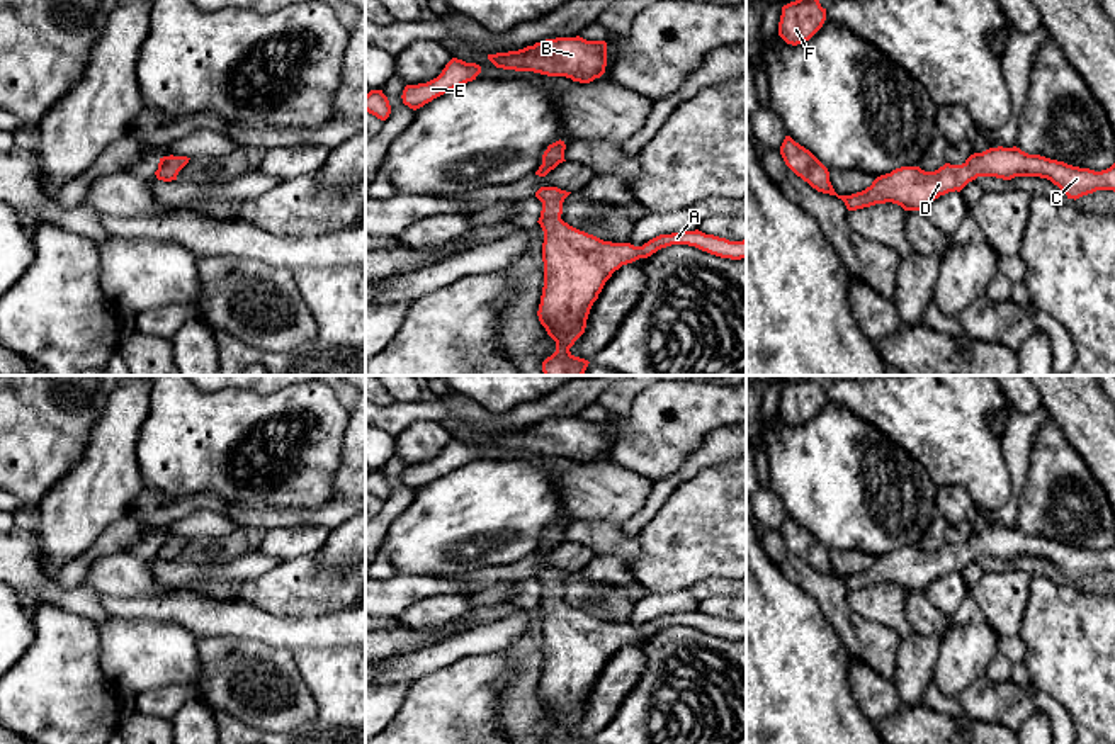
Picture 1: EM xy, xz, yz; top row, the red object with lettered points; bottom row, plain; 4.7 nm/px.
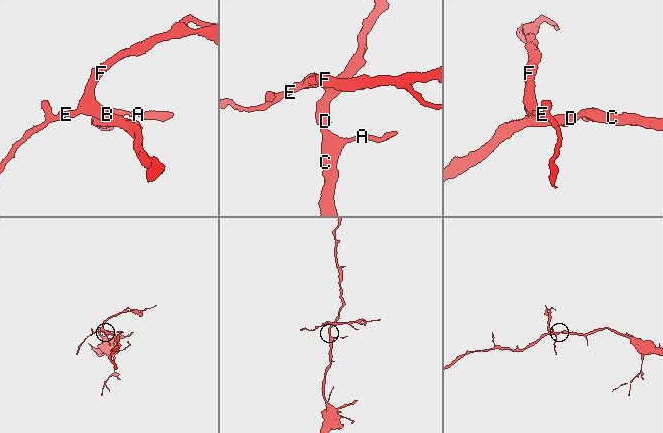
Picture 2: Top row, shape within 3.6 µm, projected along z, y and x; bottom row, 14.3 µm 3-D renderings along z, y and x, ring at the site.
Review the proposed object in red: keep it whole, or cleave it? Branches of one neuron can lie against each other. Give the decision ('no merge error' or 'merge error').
no merge error

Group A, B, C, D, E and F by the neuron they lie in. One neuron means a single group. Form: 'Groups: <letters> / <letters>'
Groups: A B C D E F

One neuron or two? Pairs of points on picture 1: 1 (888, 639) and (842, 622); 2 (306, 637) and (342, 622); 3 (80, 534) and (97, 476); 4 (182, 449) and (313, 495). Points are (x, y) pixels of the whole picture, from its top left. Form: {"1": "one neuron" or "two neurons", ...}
{"1": "one neuron", "2": "one neuron", "3": "one neuron", "4": "one neuron"}

